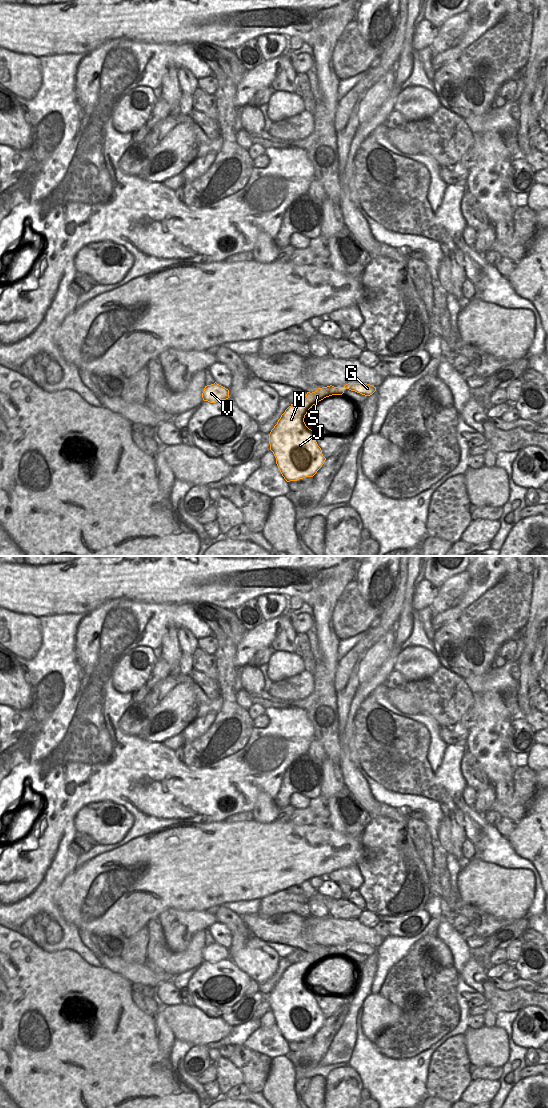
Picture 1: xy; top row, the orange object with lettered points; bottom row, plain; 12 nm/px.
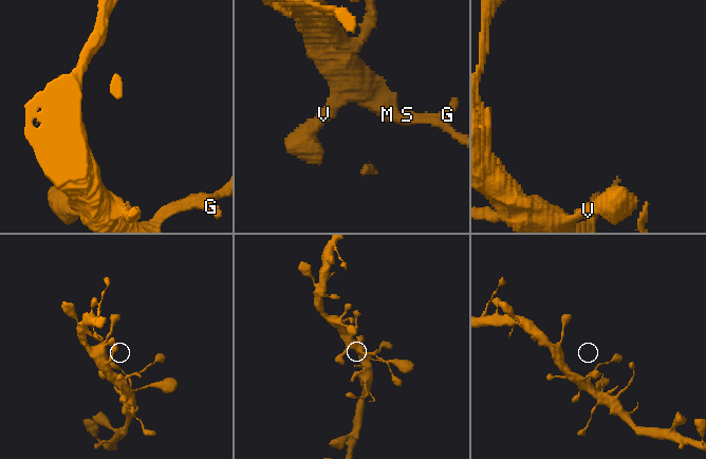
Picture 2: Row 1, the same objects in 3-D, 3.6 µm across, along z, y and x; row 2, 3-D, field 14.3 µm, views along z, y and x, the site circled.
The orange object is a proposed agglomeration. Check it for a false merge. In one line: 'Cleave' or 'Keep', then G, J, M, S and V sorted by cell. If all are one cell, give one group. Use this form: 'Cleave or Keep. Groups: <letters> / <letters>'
Cleave. Groups: G S / J M V.

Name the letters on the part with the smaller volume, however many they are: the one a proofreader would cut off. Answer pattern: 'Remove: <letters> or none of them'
Remove: G, S.

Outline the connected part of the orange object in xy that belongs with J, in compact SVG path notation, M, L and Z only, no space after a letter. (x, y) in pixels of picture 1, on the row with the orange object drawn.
M307 398L291 404L269 434L270 450L273 452L276 464L287 482L313 477L326 460L315 440L315 432L309 429L304 422L305 415L312 406Z

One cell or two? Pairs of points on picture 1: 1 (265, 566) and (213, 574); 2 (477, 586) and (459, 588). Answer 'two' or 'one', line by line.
1: one
2: two

